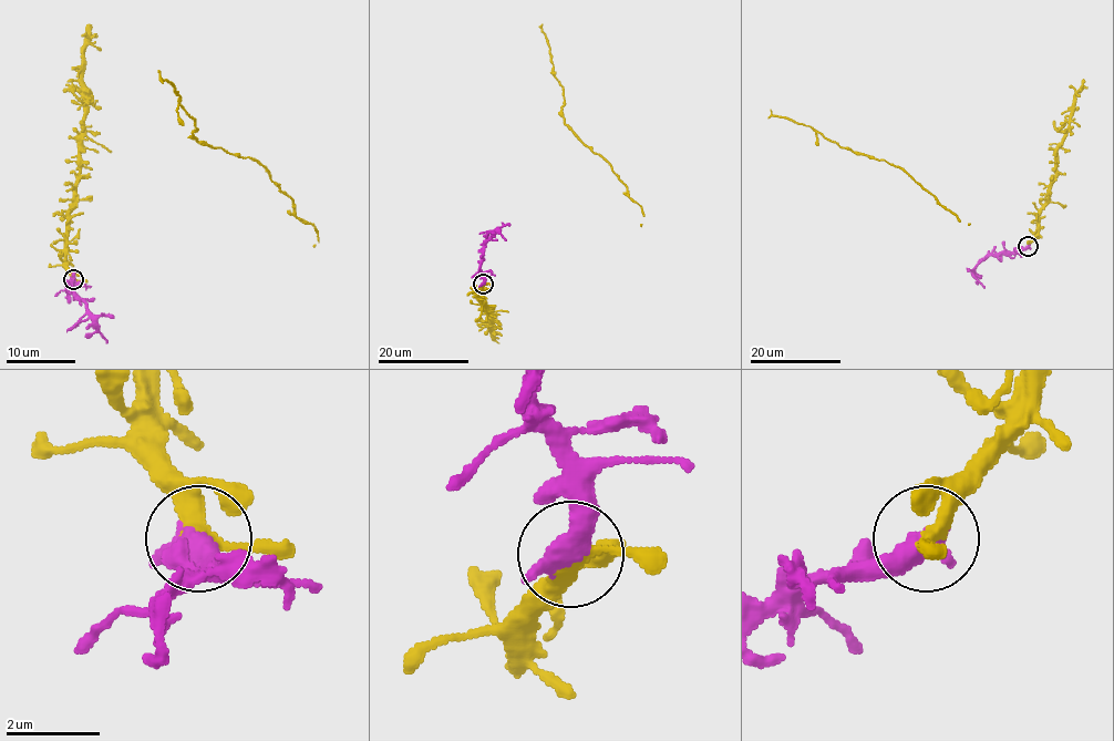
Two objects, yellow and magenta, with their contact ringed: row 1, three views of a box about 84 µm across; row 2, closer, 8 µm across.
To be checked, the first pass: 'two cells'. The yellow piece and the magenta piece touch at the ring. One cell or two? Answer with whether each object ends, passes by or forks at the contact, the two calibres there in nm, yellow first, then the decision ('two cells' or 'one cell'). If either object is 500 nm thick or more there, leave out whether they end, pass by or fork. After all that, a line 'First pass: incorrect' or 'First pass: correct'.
yellow passes by | magenta passes by | 280/420 nm | one cell
First pass: incorrect

